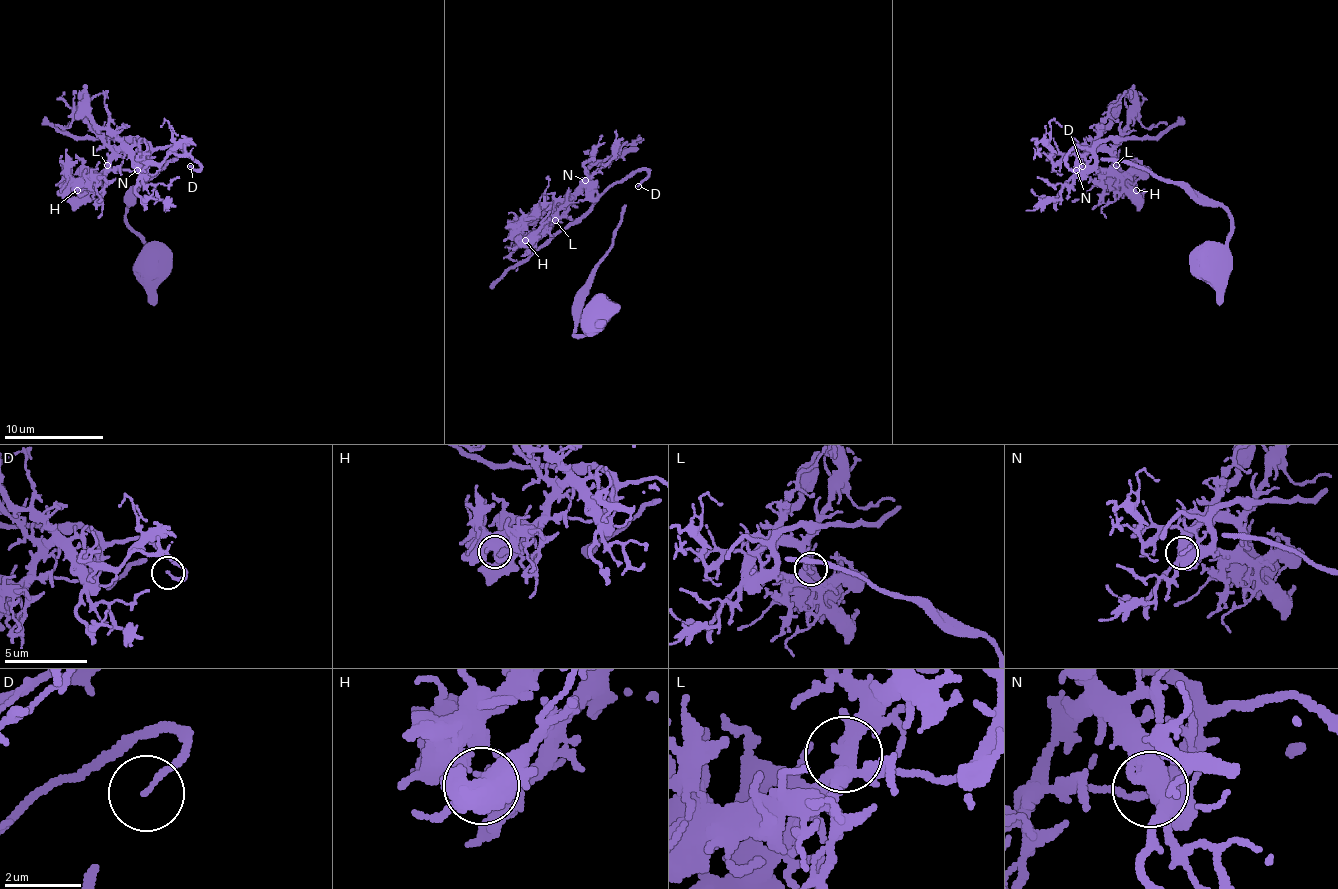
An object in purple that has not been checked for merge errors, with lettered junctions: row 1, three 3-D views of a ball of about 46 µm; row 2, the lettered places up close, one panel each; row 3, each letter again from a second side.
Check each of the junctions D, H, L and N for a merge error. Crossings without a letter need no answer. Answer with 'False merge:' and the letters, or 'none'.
False merge: none

